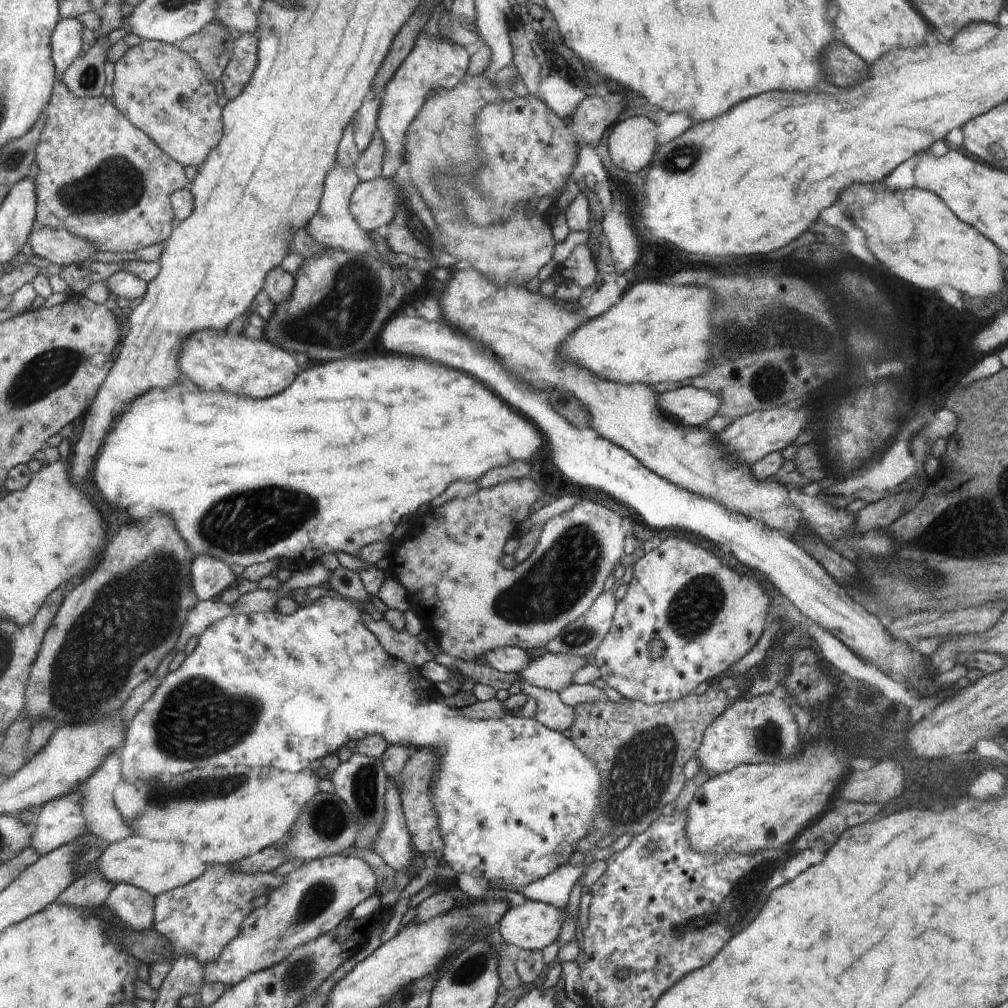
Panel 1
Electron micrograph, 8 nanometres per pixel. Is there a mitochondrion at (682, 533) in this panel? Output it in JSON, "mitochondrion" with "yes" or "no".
{"mitochondrion":"no"}

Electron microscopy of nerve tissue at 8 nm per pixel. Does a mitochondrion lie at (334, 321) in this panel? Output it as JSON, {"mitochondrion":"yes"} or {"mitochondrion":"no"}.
{"mitochondrion":"yes"}

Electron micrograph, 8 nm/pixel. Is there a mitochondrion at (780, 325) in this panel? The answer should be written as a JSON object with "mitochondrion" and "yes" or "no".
{"mitochondrion":"yes"}

